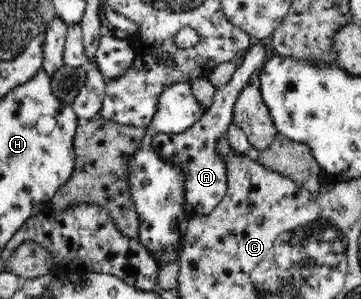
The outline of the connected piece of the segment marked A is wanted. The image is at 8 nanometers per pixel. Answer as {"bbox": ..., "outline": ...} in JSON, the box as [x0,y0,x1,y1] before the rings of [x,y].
{"bbox":[153,44,267,215],"outline":[[[253,44],[248,48],[243,62],[237,66],[229,83],[222,89],[216,89],[213,102],[204,111],[204,115],[181,134],[157,134],[153,138],[153,147],[165,161],[179,163],[185,171],[185,203],[192,209],[192,214],[206,215],[221,202],[227,192],[227,163],[225,157],[217,151],[217,144],[226,136],[227,128],[232,123],[234,104],[239,91],[250,84],[253,72],[265,62],[267,50],[263,44]]]}

